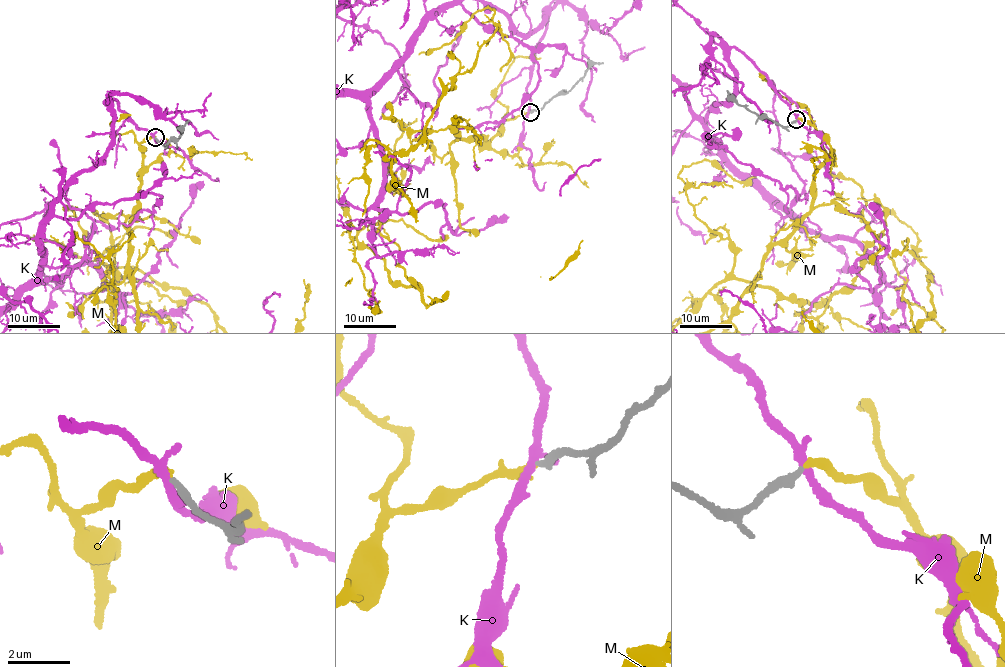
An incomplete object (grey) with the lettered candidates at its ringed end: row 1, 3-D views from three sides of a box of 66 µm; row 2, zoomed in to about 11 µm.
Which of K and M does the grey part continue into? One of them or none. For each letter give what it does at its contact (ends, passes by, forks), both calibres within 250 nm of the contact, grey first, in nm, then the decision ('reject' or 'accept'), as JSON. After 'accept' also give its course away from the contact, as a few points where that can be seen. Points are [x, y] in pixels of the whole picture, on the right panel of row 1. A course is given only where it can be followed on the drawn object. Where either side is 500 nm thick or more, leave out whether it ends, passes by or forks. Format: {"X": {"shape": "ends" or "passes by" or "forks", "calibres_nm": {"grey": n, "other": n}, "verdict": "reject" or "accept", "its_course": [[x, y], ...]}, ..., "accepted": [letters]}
{"K": {"shape": "forks", "calibres_nm": {"grey": 240, "other": 220}, "verdict": "reject"}, "M": {"shape": "ends", "calibres_nm": {"grey": 240, "other": 280}, "verdict": "accept"}, "accepted": ["M"]}

